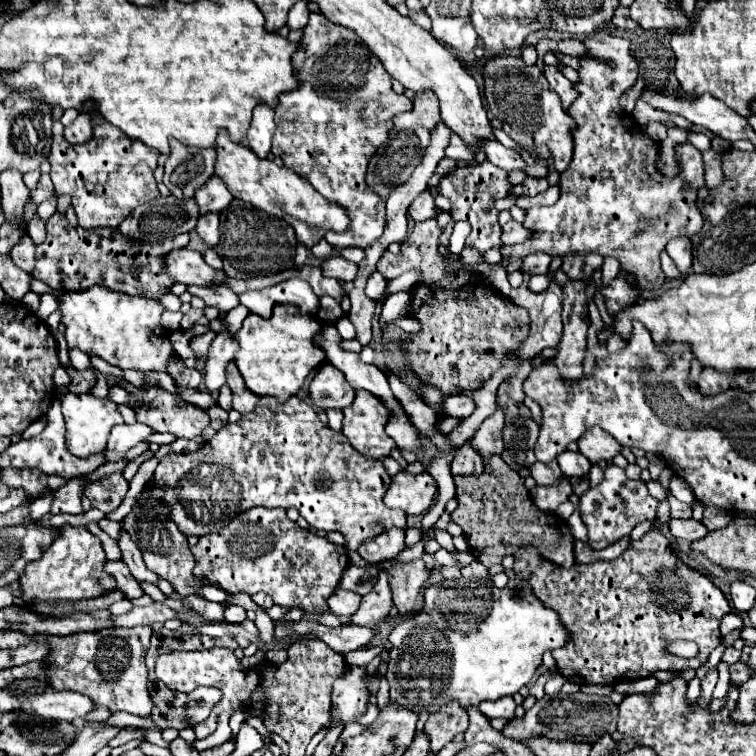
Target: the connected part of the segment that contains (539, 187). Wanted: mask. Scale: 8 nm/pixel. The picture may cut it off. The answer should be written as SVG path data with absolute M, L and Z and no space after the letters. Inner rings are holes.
M527 177L521 185L513 187L513 195L529 195L529 197L533 197L533 195L545 191L547 187L549 187L547 179L531 179L531 177Z

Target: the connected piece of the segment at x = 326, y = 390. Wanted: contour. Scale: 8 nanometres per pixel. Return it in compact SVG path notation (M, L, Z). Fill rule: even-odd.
M331 363L323 365L309 383L309 397L317 409L343 409L355 399L355 389Z

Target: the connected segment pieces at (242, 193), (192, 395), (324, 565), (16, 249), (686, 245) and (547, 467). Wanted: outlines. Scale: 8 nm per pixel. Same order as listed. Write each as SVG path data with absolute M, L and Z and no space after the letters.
M219 131L219 137L217 137L215 175L227 183L235 199L251 203L255 209L261 209L269 215L285 219L295 229L297 241L309 249L317 245L327 231L345 231L347 225L351 223L347 211L339 203L333 203L321 197L311 187L311 183L307 183L301 175L293 173L291 169L277 167L269 159L259 159L255 157L255 153L251 153L249 147L233 143L227 131Z
M175 383L175 387L177 387L177 391L183 395L183 399L185 399L185 401L189 401L189 403L193 403L193 405L199 405L199 407L206 408L211 408L217 405L216 400L207 391L201 391L201 389L189 389L189 387L181 387L181 385L177 385L177 383Z
M255 507L245 513L239 513L235 519L229 521L227 527L223 527L217 533L201 535L197 545L191 547L191 553L197 561L193 569L193 577L199 581L207 581L209 585L223 589L225 593L249 593L255 595L259 591L273 597L275 605L283 607L299 607L309 617L319 617L327 611L327 599L339 585L339 577L343 575L343 569L349 565L347 549L341 545L331 543L325 537L319 537L307 529L301 529L297 523L289 521L283 509L267 509L267 507Z
M24 234L20 241L10 250L10 256L16 266L32 273L35 266L36 246L28 234Z
M677 237L671 239L665 247L665 251L669 253L669 257L675 261L677 269L681 271L681 275L689 275L689 267L691 267L691 239L687 237Z
M549 461L549 463L533 463L529 467L529 475L539 483L539 485L551 485L555 481L559 481L559 477L563 475L557 461Z

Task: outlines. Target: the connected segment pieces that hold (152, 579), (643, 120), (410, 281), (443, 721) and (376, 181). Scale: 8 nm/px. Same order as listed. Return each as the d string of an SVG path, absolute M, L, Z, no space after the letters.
M121 531L121 539L119 539L119 549L121 549L121 555L123 555L123 561L125 565L129 567L131 575L137 579L137 581L149 581L149 583L157 583L159 577L149 571L141 559L141 551L139 547L135 545L135 541L131 541L131 537Z
M637 99L637 105L635 105L633 115L637 117L637 121L639 121L641 125L647 125L649 121L669 121L669 117L665 117L661 111L649 109L649 105L647 105L645 101L639 101L639 99Z
M408 271L397 278L390 280L388 282L387 290L384 292L384 294L376 299L374 302L377 303L379 301L385 301L385 299L399 291L407 291L410 290L410 288L415 284L415 282L418 282L421 280L421 273L417 271Z
M449 701L439 711L431 713L425 723L425 733L431 739L431 753L441 751L445 743L449 743L457 733L467 731L467 711L459 705L459 701Z
M431 91L417 93L413 99L413 111L397 115L393 119L395 127L389 133L389 139L377 149L377 153L369 161L369 171L367 171L367 183L369 187L379 193L381 197L387 197L395 185L401 185L411 177L413 169L419 165L425 147L429 145L431 139L431 129L441 121L439 119L439 101L433 97Z

